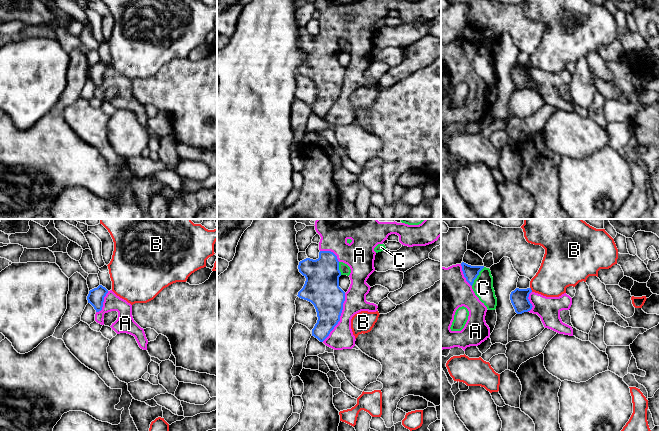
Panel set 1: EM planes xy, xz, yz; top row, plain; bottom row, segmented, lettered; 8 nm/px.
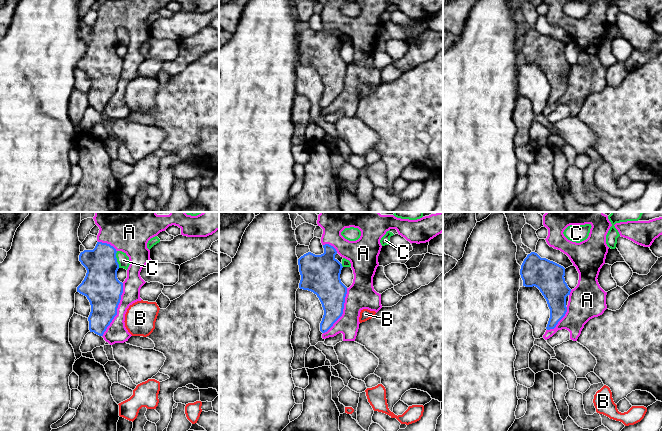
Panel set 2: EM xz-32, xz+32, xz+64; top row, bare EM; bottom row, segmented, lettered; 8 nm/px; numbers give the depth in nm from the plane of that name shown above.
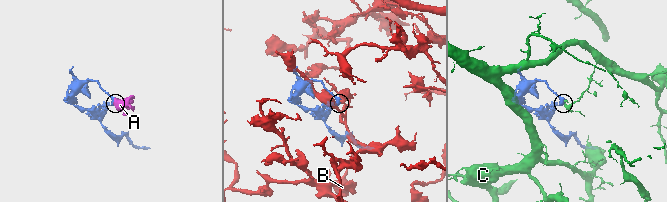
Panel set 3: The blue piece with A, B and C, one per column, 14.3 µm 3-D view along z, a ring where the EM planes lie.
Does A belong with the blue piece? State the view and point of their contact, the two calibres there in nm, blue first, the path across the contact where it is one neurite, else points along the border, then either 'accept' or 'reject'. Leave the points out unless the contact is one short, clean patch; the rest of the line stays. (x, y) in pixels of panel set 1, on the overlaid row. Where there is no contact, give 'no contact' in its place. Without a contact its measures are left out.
xz (339, 317) | 260/190 nm | accept

